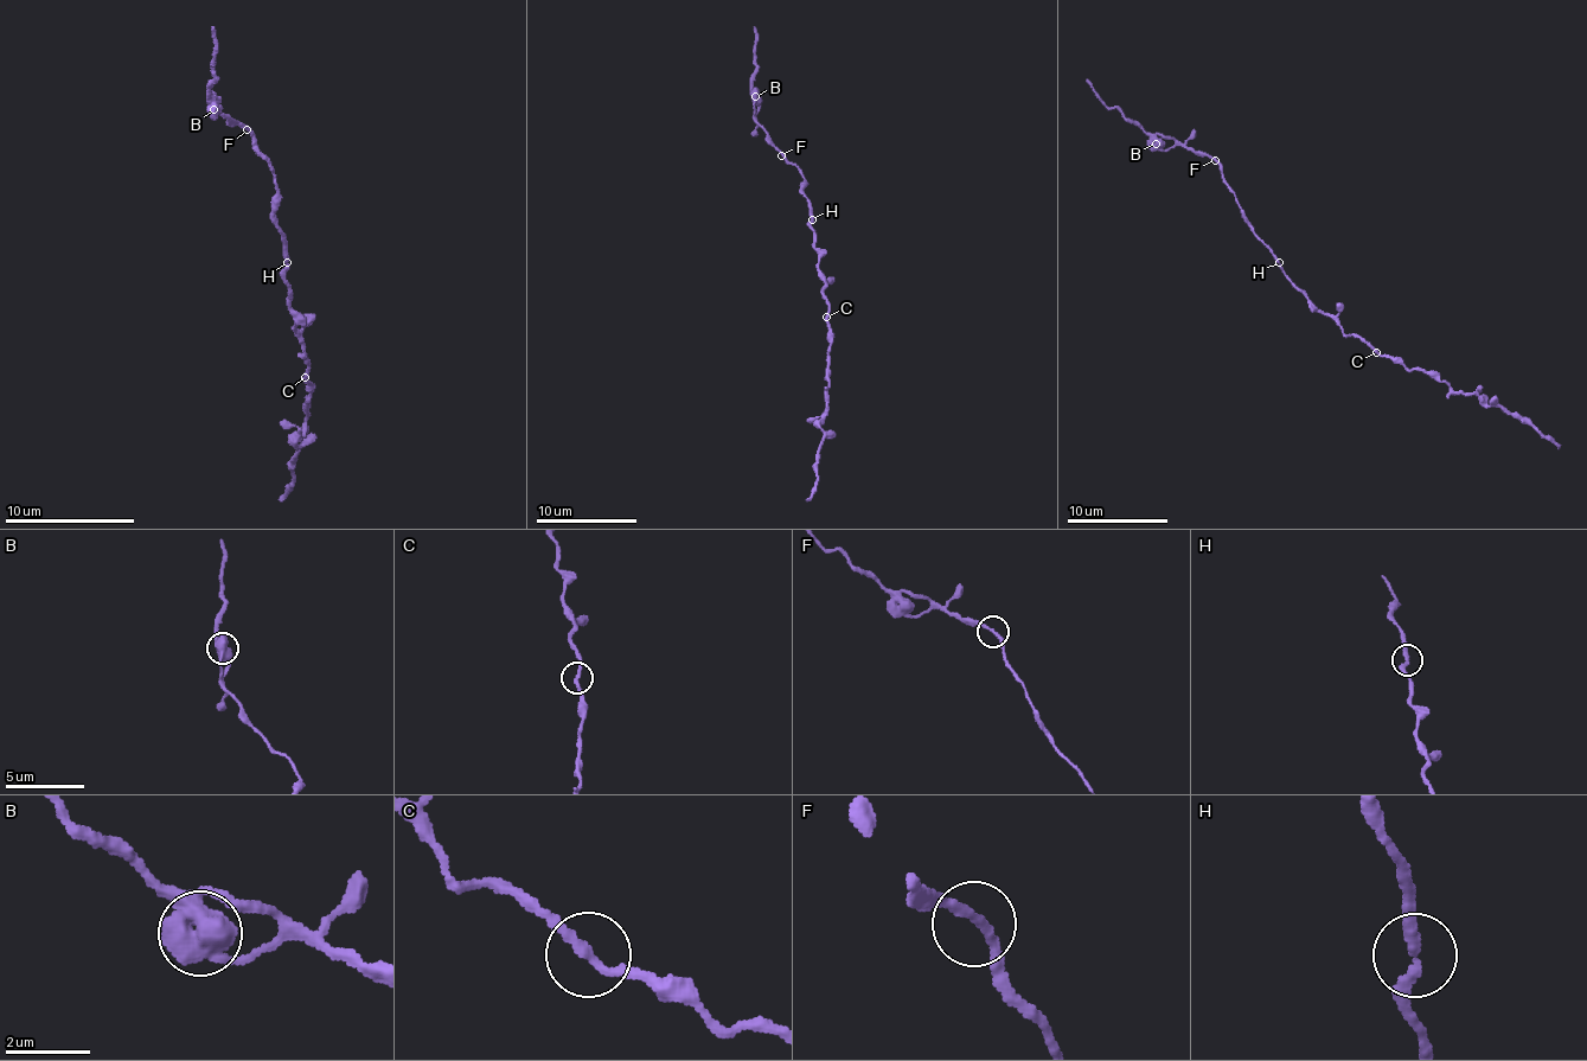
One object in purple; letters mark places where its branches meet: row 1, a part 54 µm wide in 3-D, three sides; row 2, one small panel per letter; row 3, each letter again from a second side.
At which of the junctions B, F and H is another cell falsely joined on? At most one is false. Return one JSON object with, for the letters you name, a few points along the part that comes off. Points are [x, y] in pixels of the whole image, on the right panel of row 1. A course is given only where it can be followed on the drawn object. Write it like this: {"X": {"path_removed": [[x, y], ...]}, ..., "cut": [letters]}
{"cut": []}

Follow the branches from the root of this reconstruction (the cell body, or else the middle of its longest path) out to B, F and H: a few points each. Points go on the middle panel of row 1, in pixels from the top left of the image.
B: (814, 236), (812, 203), (804, 196), (804, 178), (756, 120), (756, 97)
F: (814, 236), (812, 203), (804, 196), (804, 178), (781, 155)
H: (814, 236), (812, 218)

